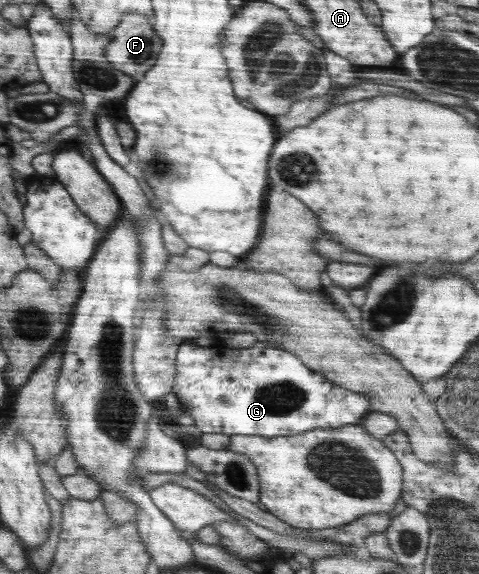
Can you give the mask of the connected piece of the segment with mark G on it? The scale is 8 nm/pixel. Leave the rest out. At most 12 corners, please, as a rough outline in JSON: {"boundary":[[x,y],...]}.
{"boundary":[[180,345],[171,391],[203,434],[358,424],[366,395],[289,351]]}

